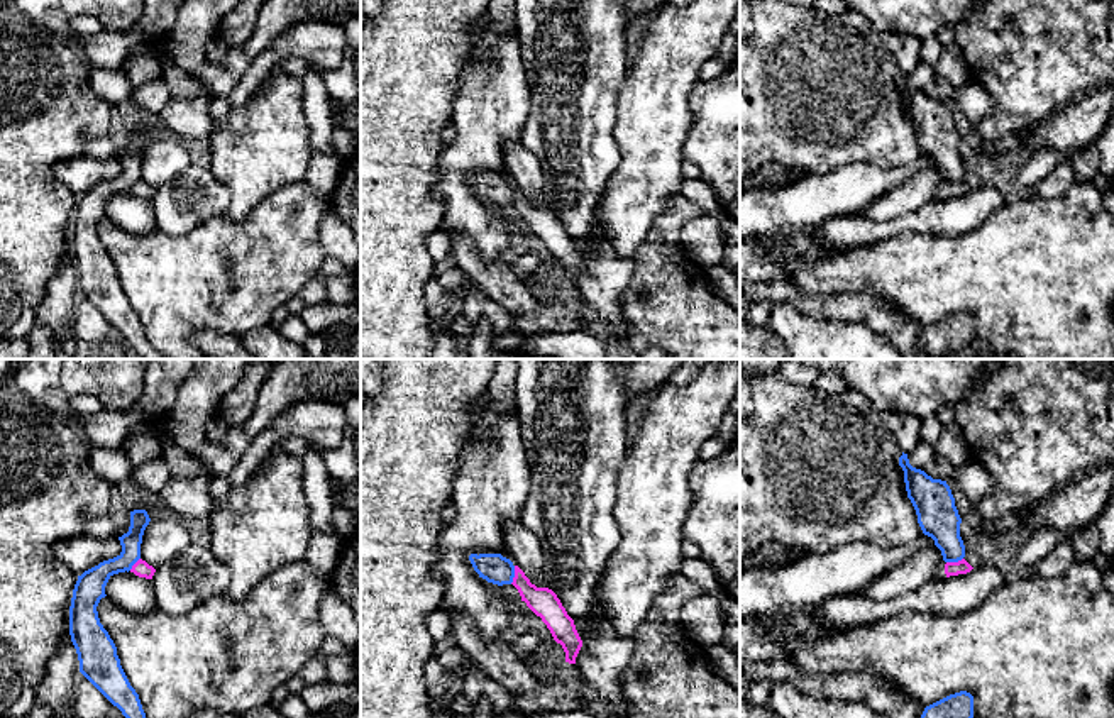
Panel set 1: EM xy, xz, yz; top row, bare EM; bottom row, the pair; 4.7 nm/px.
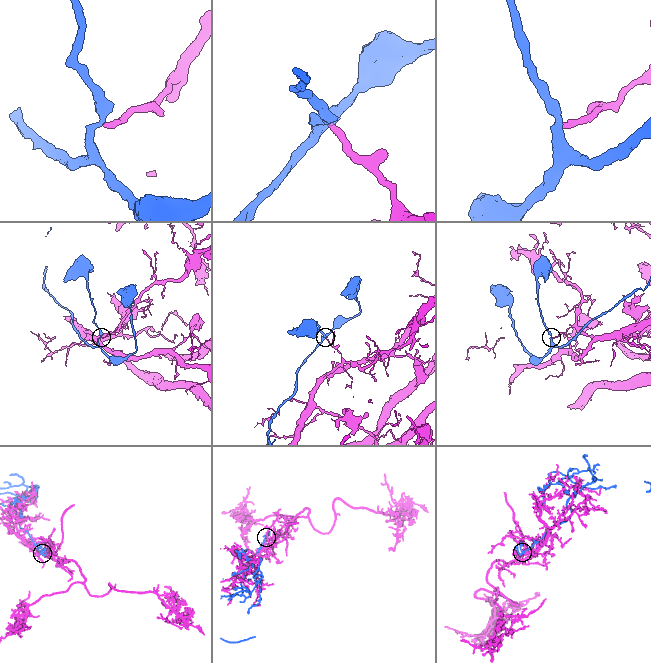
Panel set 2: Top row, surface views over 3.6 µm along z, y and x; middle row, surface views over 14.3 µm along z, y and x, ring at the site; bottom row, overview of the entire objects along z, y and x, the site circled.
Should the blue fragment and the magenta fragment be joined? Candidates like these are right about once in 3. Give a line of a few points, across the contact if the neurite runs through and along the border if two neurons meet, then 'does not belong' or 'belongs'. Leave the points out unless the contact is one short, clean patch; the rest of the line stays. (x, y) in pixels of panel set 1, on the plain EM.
line xz (515, 187), (515, 197), (510, 204); does not belong

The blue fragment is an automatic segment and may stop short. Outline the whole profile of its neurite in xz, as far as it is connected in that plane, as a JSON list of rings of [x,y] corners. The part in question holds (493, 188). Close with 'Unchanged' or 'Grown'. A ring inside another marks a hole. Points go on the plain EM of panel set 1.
[[[471,174],[469,181],[479,198],[486,200],[488,203],[498,207],[513,203],[515,186],[501,174]]]. Unchanged

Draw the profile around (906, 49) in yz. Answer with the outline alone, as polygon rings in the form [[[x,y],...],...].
[[[882,34],[884,44],[904,75],[914,71],[921,59],[921,41],[909,34]]]

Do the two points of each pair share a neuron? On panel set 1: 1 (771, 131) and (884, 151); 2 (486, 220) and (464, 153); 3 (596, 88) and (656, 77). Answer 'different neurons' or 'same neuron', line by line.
1: same neuron
2: same neuron
3: different neurons

